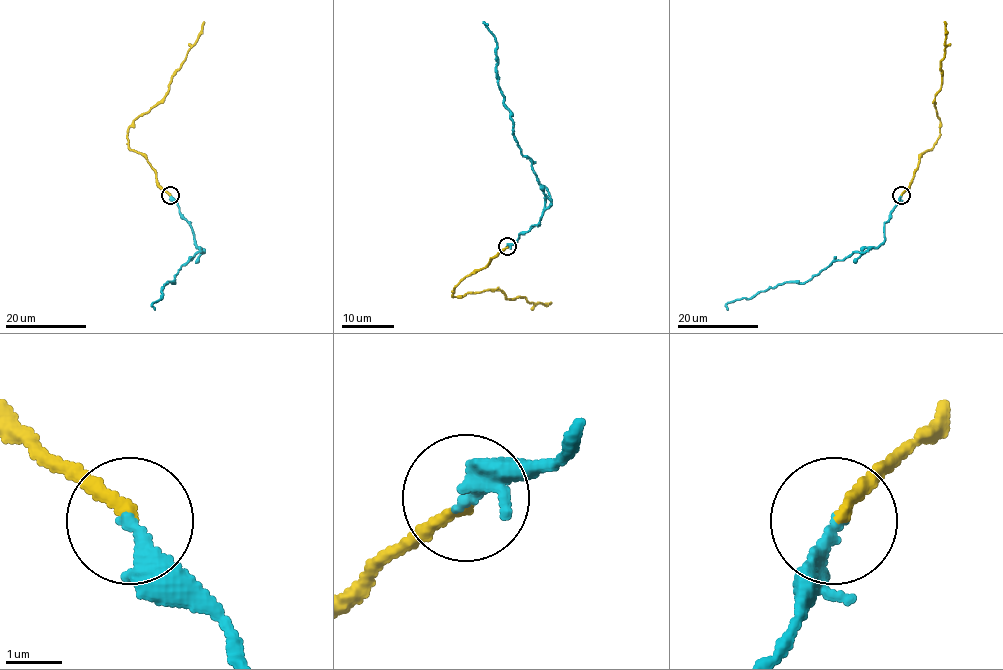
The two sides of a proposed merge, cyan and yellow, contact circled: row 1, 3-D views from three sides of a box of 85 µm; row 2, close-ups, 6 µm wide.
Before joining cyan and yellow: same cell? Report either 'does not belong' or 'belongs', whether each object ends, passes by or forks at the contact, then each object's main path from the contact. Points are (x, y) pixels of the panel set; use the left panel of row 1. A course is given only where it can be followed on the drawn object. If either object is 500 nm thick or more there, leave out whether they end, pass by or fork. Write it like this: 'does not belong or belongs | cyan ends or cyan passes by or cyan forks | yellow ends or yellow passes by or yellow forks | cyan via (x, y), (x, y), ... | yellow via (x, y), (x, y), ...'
belongs | cyan ends | yellow ends | cyan via (169, 194), (204, 251), (182, 266), (174, 283), (163, 286), (161, 298), (152, 304), (155, 309) | yellow via (169, 194), (158, 184), (156, 171), (145, 158), (129, 148), (128, 128), (164, 97), (171, 76), (204, 22)

